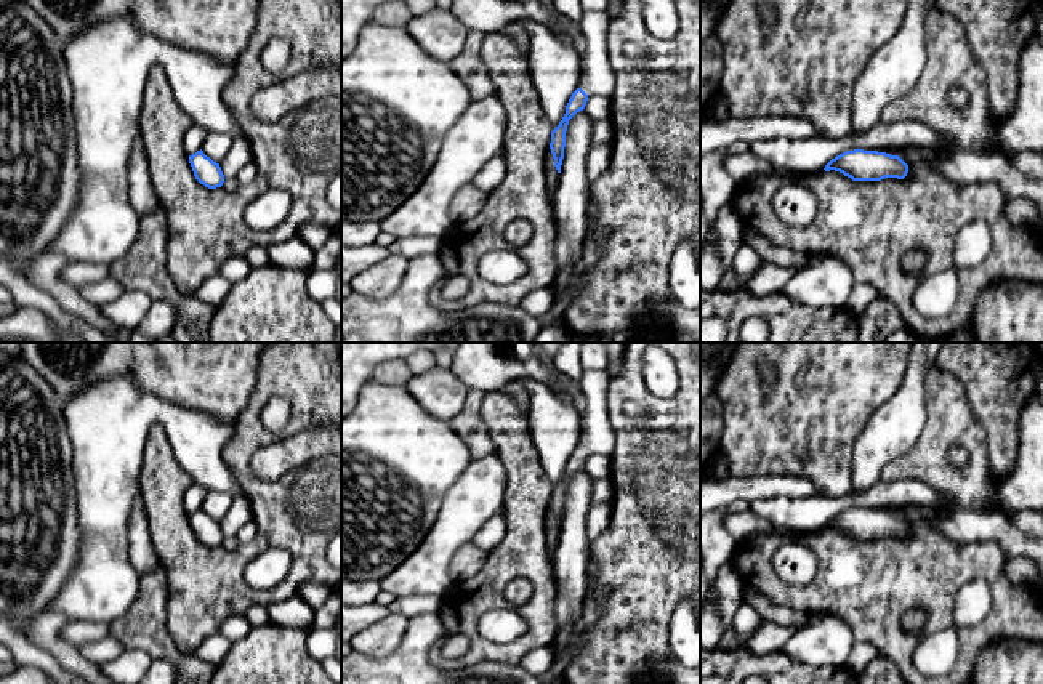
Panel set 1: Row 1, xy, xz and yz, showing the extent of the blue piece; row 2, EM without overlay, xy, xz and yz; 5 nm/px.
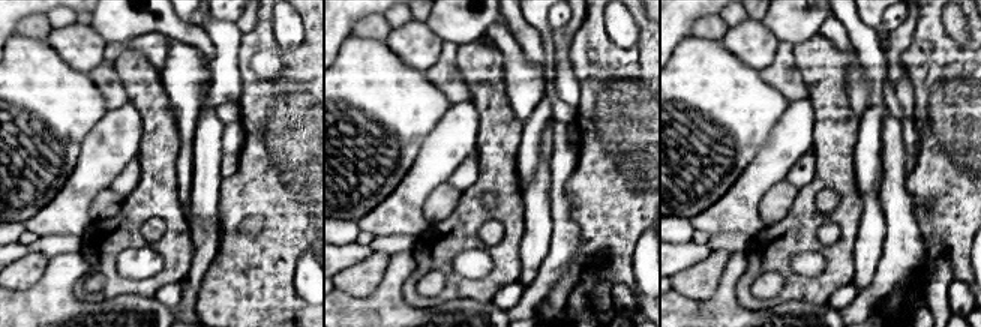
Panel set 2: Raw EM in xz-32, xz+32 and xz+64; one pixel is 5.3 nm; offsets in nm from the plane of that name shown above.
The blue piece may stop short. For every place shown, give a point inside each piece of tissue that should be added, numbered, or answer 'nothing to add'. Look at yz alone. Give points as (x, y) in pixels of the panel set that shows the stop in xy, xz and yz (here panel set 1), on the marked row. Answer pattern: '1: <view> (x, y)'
nothing to add

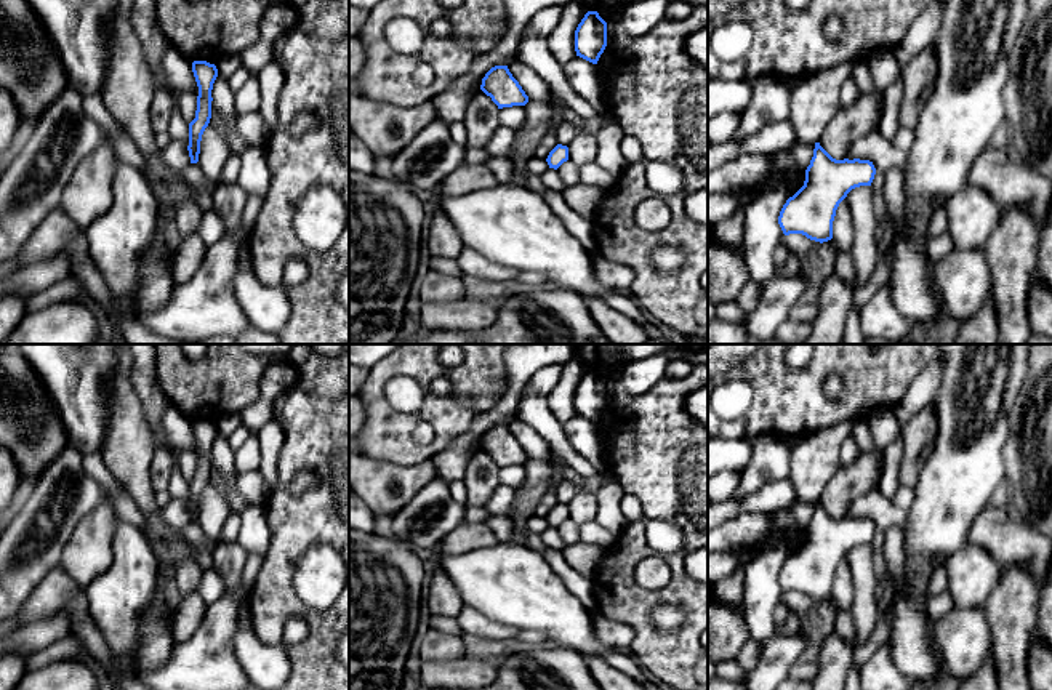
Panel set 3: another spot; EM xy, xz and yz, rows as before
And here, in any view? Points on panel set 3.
nothing to add

